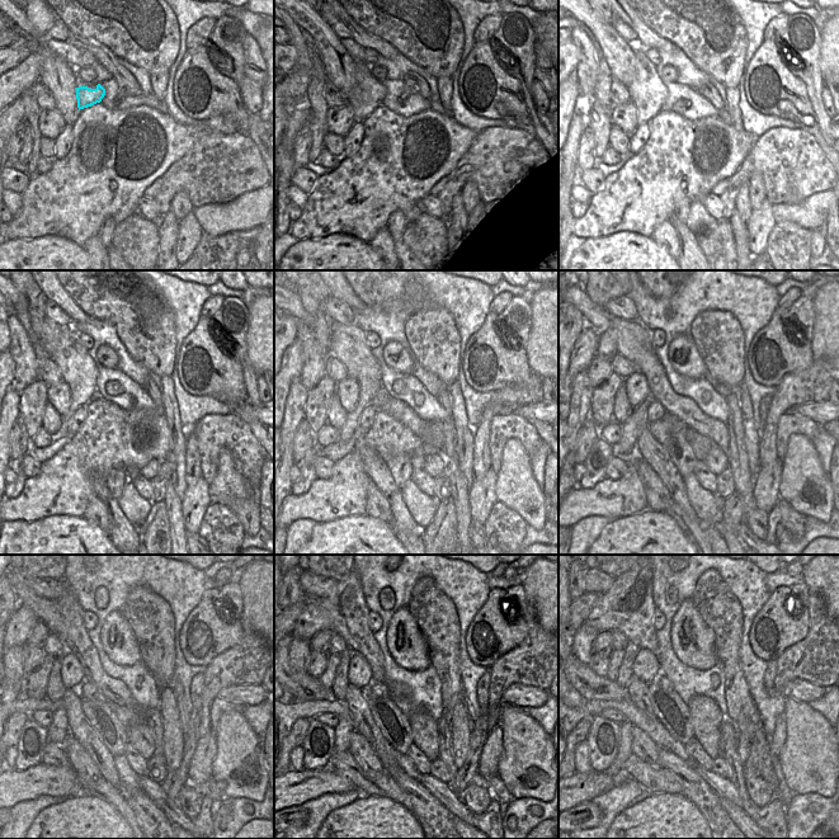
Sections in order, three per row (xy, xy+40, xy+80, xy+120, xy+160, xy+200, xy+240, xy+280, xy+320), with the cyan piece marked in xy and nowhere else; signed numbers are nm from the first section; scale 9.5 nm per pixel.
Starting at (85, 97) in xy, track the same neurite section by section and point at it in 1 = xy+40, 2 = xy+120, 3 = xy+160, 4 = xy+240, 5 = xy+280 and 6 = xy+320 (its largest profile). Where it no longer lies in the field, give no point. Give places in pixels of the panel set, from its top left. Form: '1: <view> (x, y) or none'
1: xy+40 (363, 100)
2: xy+120 (83, 385)
3: xy+160 (369, 383)
4: xy+240 (57, 733)
5: xy+280 (343, 730)
6: xy+320 (626, 739)

